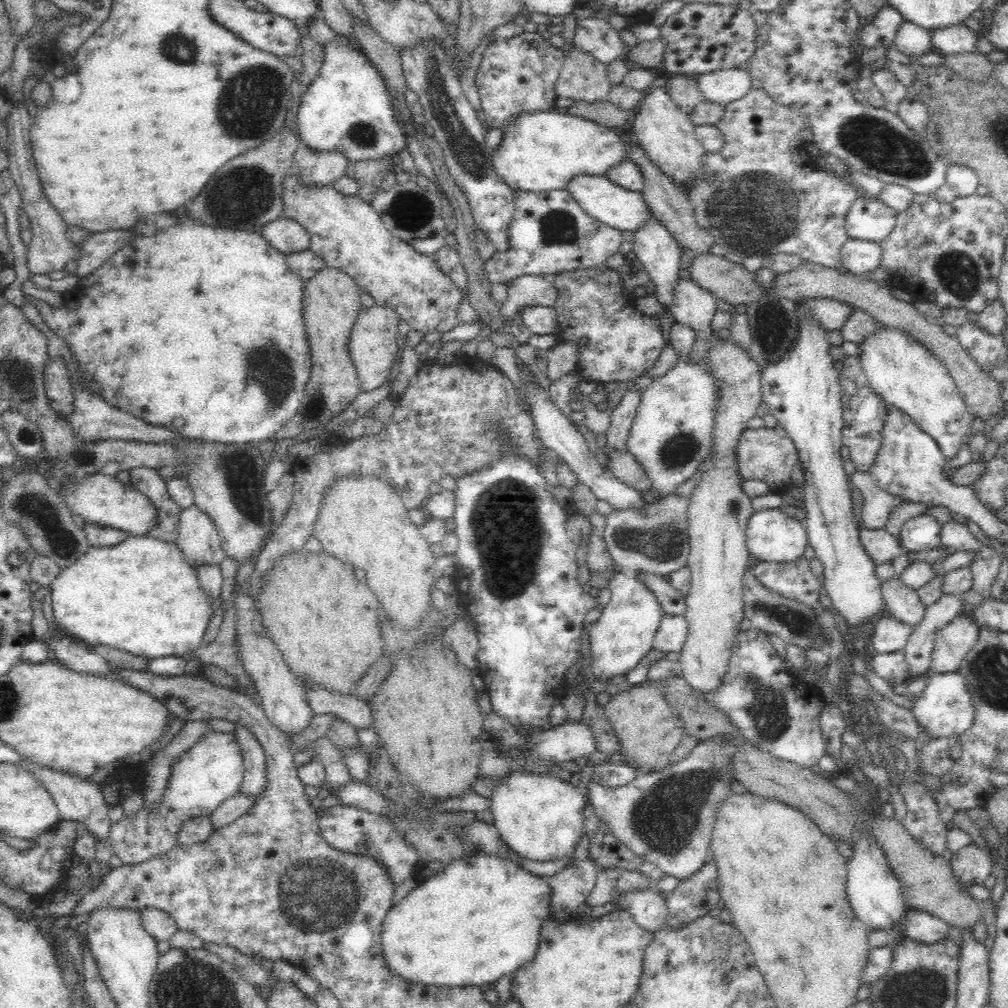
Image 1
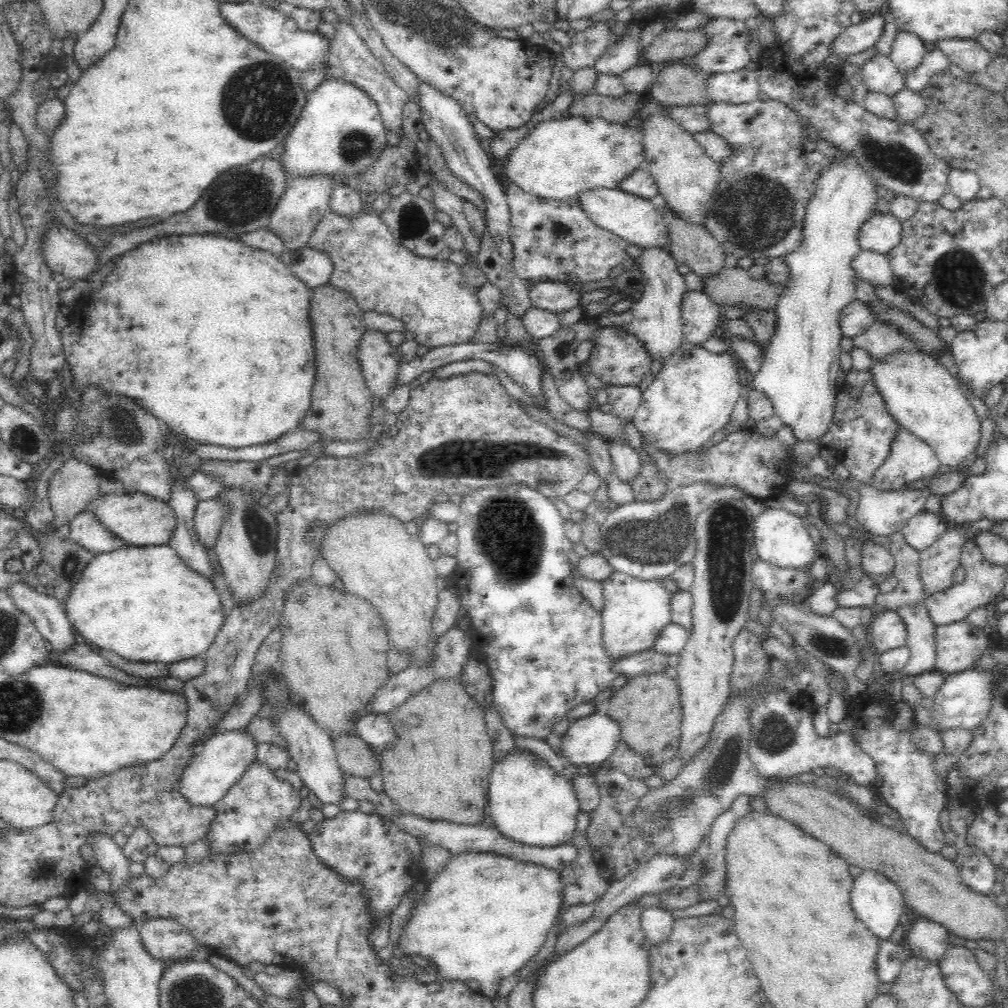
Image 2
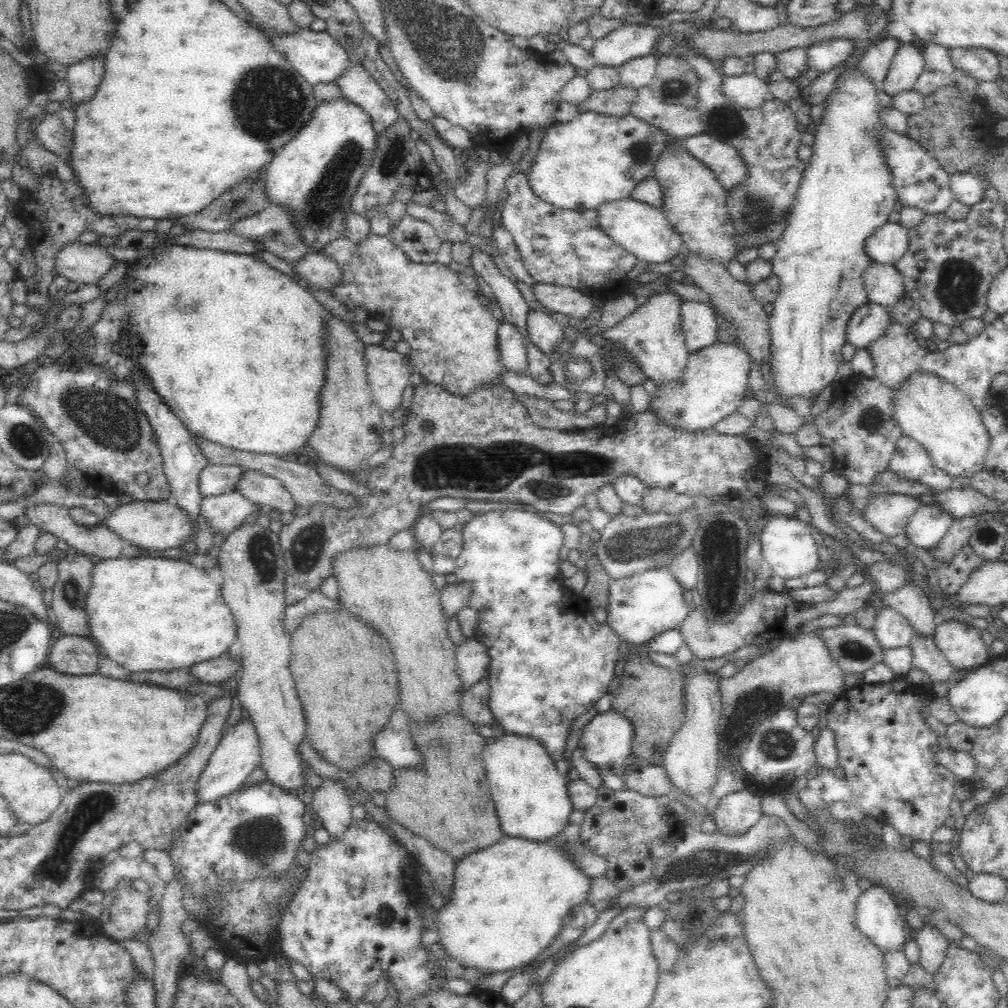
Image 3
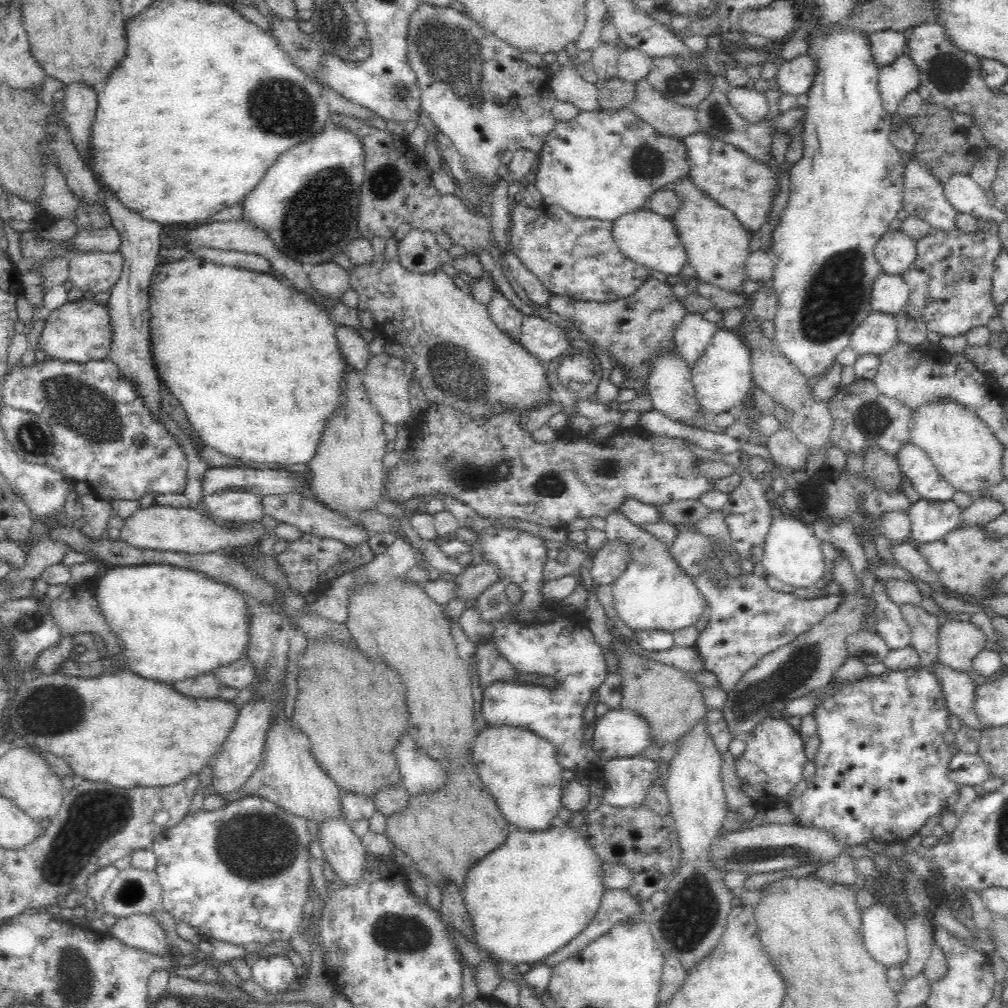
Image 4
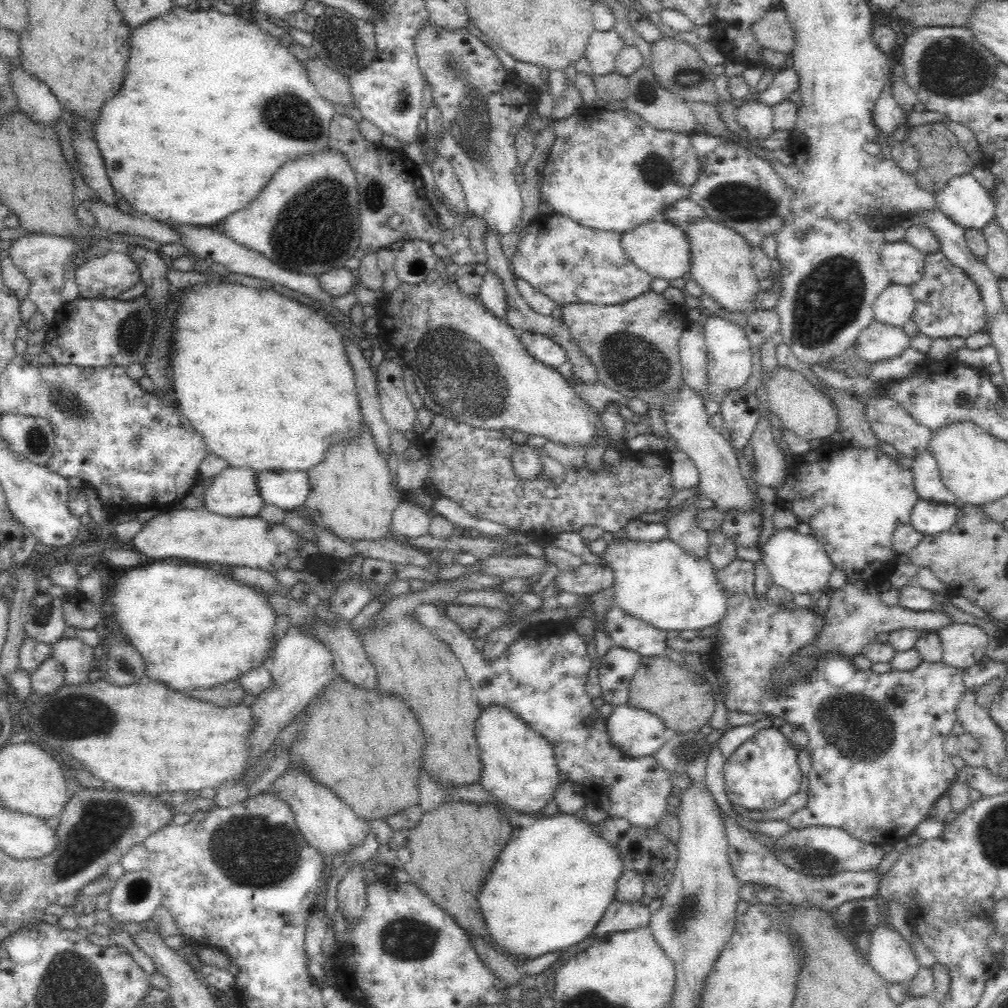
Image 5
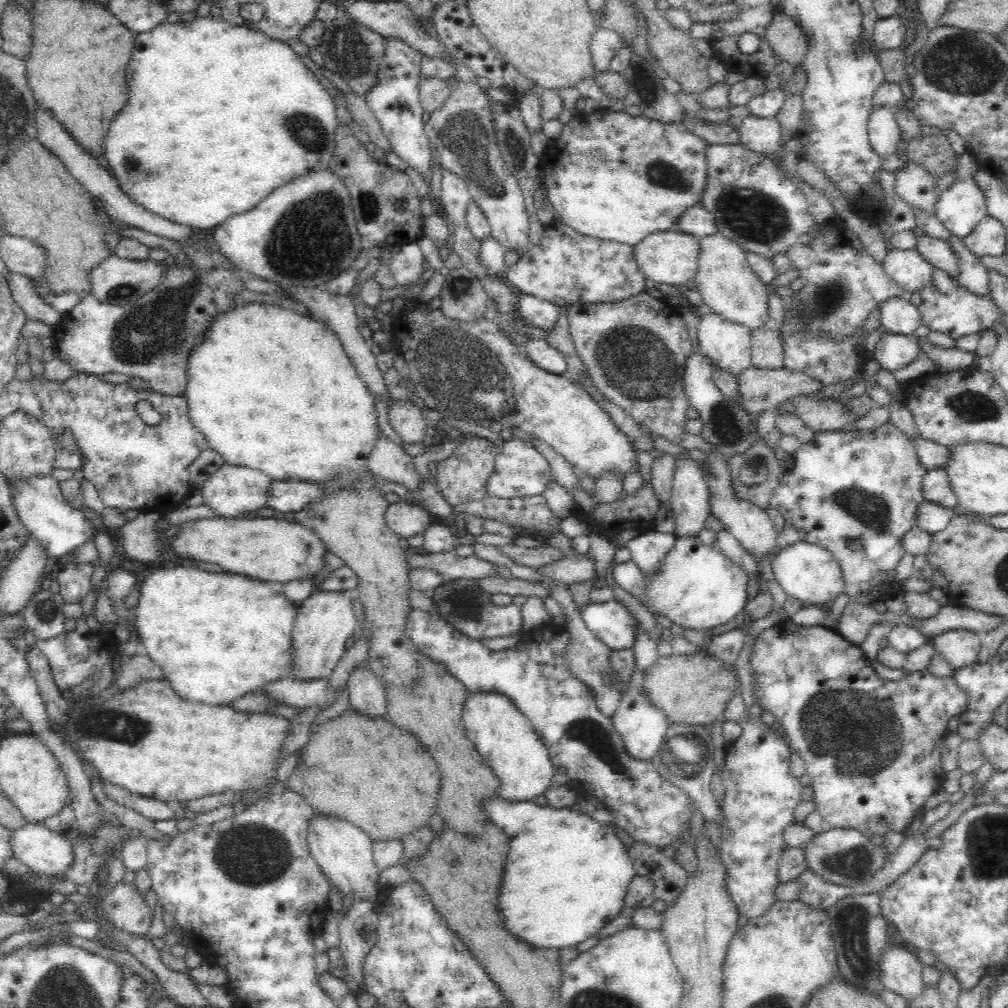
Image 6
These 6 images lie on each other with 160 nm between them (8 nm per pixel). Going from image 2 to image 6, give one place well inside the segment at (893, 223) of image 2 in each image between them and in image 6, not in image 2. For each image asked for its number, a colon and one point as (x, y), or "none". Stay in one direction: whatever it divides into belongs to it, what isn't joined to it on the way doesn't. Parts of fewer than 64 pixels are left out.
3: (889, 244)
4: (896, 252)
5: (905, 265)
6: (907, 268)

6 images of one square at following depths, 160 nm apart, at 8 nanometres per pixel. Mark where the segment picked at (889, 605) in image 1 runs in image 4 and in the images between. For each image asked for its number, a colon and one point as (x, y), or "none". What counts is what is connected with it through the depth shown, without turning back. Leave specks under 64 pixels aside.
2: (921, 642)
3: (926, 656)
4: (960, 690)

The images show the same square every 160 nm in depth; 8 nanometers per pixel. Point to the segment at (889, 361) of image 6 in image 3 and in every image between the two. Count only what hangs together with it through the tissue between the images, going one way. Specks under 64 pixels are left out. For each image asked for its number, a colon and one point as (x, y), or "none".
3: (869, 323)
4: (878, 334)
5: (878, 342)

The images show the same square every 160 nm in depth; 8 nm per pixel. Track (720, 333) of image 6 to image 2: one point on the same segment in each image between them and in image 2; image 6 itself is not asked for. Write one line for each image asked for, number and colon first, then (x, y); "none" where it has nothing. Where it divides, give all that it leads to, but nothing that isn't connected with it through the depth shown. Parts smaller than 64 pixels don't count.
2: (693, 395)
3: (714, 384)
4: (722, 377)
5: (729, 356)

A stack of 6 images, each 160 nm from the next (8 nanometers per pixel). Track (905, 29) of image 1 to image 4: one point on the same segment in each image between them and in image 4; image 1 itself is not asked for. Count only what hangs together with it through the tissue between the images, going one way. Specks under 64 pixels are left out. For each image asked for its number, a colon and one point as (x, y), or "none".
2: (907, 51)
3: (907, 64)
4: (898, 78)

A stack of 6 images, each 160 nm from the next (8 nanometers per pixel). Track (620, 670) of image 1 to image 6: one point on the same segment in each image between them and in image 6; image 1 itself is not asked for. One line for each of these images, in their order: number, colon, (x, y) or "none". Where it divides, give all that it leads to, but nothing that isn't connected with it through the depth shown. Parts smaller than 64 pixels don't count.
2: (635, 611)
3: (650, 602)
4: (654, 593)
5: (658, 582)
6: (698, 587)

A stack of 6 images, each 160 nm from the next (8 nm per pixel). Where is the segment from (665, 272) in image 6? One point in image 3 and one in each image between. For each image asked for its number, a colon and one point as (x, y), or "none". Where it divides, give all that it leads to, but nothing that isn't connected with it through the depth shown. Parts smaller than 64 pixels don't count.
3: (642, 230)
4: (644, 237)
5: (661, 249)

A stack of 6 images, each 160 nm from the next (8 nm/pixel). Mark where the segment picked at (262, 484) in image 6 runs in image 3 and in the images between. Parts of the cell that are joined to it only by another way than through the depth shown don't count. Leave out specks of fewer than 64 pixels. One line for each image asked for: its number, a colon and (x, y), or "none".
3: (227, 511)
4: (236, 505)
5: (234, 492)

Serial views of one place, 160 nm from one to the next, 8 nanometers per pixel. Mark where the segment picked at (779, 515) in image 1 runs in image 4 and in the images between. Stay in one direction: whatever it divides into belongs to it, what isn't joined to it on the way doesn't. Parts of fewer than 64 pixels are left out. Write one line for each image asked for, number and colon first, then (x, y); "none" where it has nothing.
2: (781, 538)
3: (787, 544)
4: (792, 554)

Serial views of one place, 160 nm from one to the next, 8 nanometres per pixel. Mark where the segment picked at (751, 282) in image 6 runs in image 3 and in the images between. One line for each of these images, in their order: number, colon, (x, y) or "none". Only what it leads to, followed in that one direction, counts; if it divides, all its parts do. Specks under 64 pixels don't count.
3: (694, 204)
4: (717, 246)
5: (721, 264)

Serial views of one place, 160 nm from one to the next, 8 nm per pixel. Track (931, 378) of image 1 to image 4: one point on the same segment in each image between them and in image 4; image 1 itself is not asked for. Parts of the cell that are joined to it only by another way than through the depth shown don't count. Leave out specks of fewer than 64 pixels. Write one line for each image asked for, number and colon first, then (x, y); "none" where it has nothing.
2: (925, 398)
3: (933, 412)
4: (966, 454)

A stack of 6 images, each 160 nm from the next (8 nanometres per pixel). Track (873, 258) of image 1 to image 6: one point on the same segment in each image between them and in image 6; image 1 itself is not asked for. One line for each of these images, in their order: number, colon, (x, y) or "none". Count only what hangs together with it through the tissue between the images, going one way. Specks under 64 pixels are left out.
2: (873, 268)
3: (884, 285)
4: (889, 294)
5: (894, 307)
6: (899, 316)

